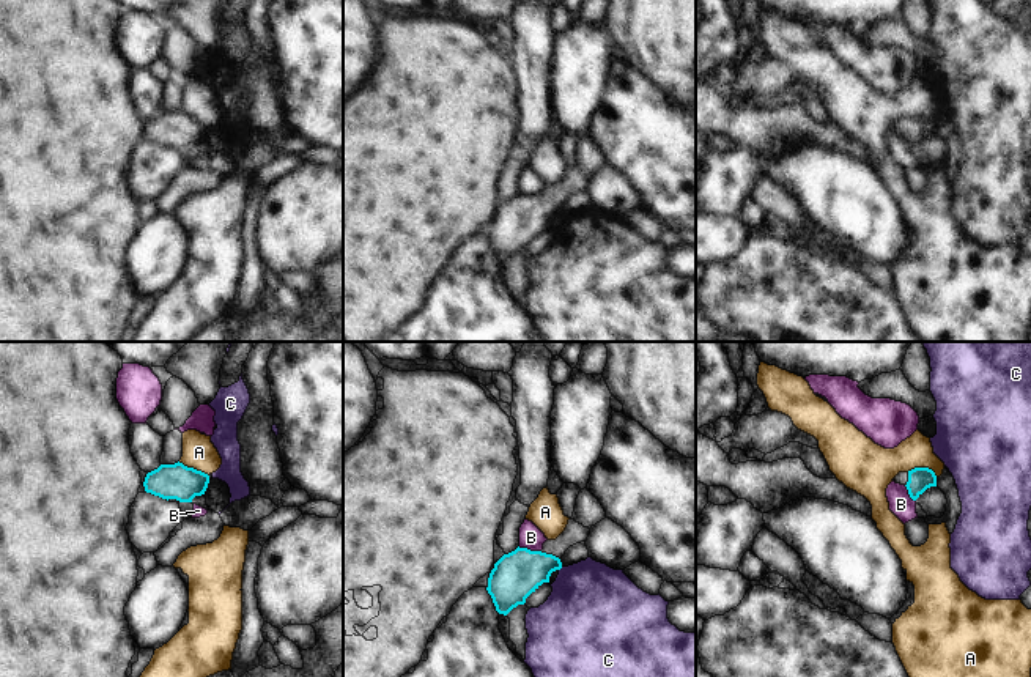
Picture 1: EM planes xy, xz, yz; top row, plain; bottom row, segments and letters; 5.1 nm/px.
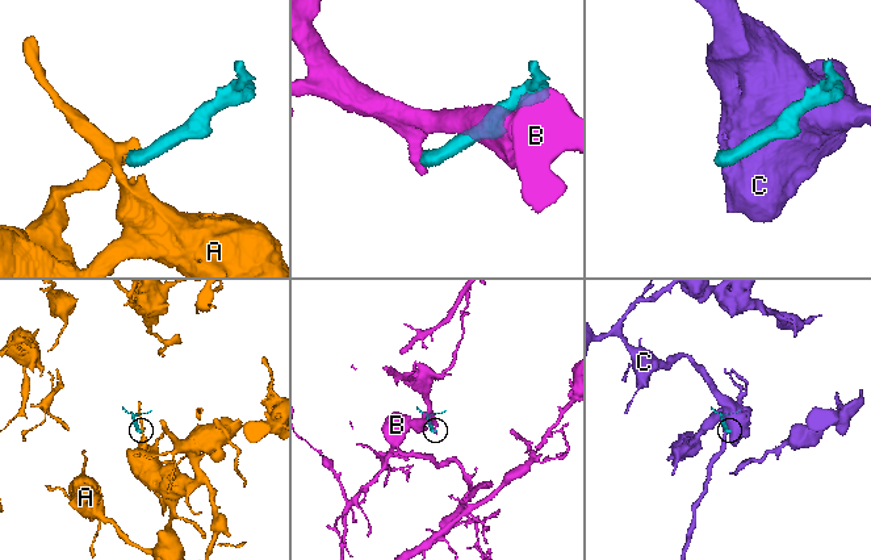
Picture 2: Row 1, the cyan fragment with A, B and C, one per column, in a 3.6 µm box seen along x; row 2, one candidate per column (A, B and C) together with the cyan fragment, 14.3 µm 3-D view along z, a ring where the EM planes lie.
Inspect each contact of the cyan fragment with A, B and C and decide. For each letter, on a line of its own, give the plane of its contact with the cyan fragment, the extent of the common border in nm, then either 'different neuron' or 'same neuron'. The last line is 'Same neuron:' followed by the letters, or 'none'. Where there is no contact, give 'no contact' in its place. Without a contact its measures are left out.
A: yz | 160 nm | different neuron
B: xz | 120 nm | different neuron
C: no contact | different neuron
Same neuron: none

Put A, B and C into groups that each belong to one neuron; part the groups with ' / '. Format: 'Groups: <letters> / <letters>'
Groups: A / B / C.

